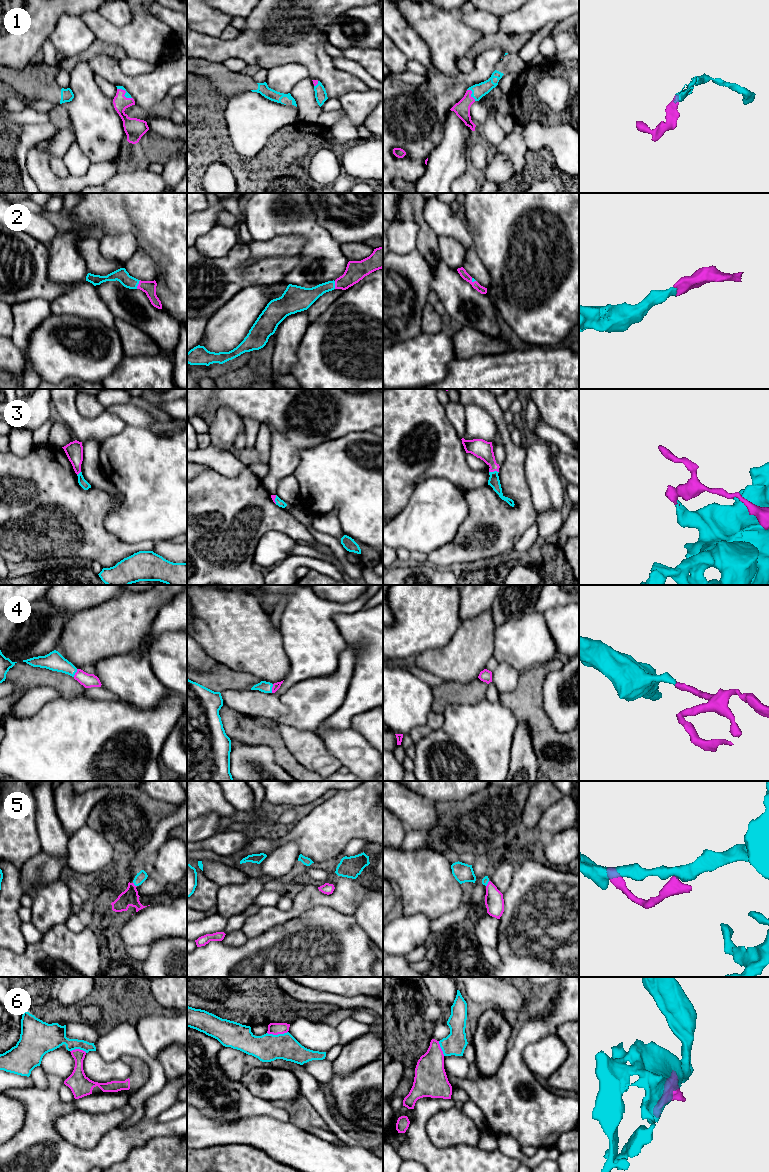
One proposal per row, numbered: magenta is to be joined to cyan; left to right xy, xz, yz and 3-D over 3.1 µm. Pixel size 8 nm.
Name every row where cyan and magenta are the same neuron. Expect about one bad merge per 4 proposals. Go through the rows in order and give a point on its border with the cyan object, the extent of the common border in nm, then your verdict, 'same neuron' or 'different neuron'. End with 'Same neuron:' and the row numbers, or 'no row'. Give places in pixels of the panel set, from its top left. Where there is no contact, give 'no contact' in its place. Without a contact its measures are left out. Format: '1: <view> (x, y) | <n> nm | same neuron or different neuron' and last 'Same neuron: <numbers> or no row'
1: yz (471, 94) | 120 nm | same neuron
2: xy (138, 283) | 80 nm | same neuron
3: yz (494, 471) | 80 nm | same neuron
4: xz (271, 688) | 70 nm | same neuron
5: xy (134, 884) | 50 nm | same neuron
6: xz (278, 1034) | 170 nm | same neuron
Same neuron: 1, 2, 3, 4, 5, 6

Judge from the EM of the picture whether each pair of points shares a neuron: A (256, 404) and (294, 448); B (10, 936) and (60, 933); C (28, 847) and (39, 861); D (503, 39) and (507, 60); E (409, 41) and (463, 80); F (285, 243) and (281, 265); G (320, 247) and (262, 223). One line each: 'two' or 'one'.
A: one
B: two
C: two
D: one
E: one
F: two
G: one

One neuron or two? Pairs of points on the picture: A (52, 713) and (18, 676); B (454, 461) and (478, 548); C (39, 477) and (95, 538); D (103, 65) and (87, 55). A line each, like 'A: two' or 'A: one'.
A: two
B: two
C: one
D: two

